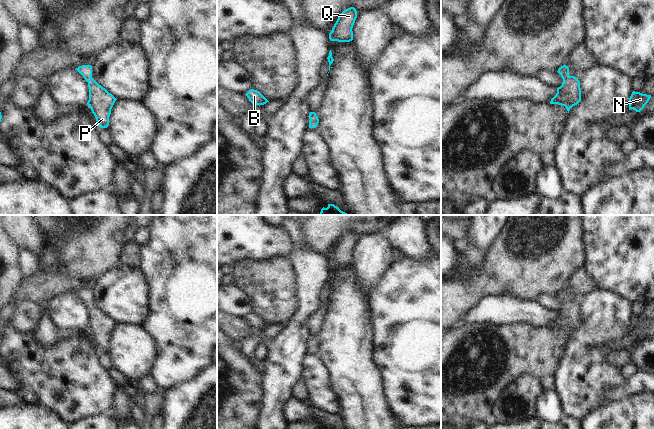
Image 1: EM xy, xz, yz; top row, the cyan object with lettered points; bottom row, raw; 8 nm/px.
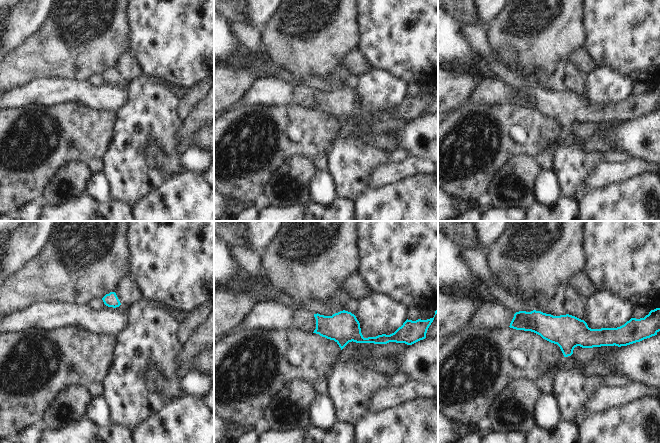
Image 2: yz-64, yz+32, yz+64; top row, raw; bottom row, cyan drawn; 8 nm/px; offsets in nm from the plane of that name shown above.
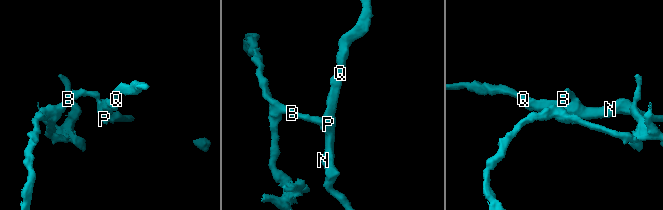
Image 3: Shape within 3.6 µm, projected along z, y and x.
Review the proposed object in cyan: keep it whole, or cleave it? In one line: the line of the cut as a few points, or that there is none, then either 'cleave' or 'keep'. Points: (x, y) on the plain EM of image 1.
cut none; keep

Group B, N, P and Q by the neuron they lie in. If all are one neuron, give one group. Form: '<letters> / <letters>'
B N P Q

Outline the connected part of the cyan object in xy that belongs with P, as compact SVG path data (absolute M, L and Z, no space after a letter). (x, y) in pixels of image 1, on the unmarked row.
M82 289L75 294L77 294L88 307L89 324L87 329L91 332L99 351L107 352L111 333L117 323L92 302L91 289Z

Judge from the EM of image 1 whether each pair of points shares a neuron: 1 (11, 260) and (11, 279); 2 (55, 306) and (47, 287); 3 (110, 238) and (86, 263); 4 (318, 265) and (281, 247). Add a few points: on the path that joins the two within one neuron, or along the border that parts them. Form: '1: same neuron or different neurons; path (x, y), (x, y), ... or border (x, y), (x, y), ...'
1: same neuron; path (11, 265), (11, 274)
2: different neurons; border (74, 292), (56, 295), (45, 303)
3: same neuron; path (104, 244), (91, 257)
4: different neurons; border (285, 228), (291, 243), (291, 251), (288, 257)

